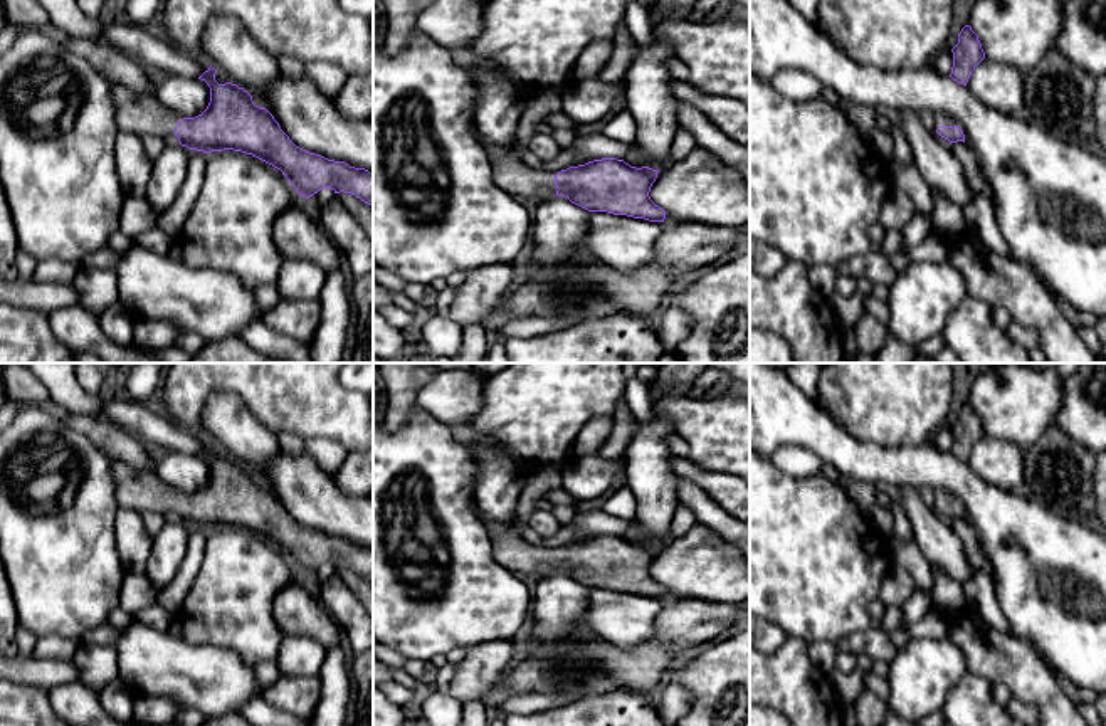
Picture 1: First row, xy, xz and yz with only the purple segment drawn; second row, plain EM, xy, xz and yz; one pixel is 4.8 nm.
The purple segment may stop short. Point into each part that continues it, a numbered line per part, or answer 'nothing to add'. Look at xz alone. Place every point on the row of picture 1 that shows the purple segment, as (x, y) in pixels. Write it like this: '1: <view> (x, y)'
1: xz (513, 175)

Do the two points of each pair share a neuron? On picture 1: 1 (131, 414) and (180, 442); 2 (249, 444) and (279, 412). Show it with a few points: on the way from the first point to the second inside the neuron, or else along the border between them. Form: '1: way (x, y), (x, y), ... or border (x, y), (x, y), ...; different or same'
1: way (143, 424), (168, 436); same
2: border (239, 397), (276, 434); different

